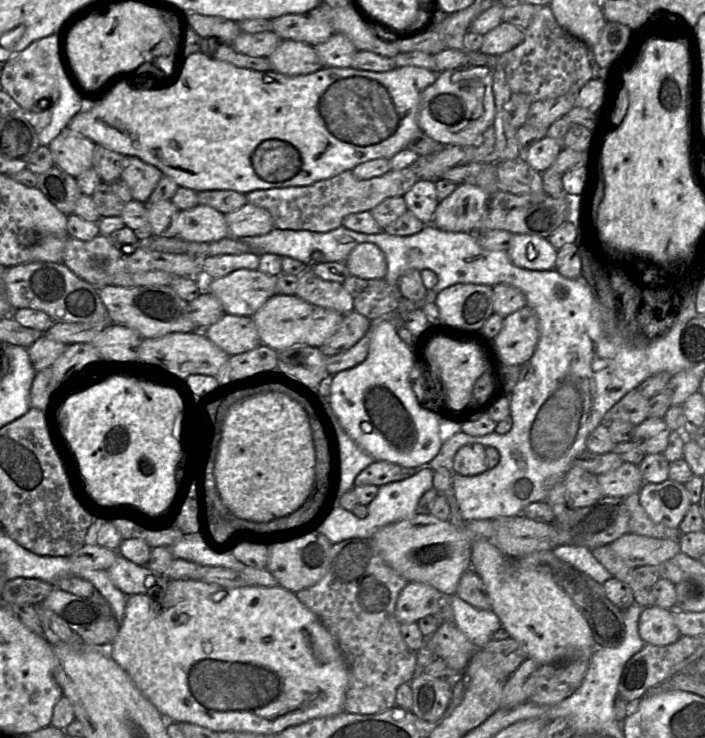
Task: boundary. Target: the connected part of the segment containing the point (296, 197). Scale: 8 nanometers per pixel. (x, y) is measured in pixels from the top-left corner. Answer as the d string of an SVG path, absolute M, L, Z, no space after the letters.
M437 153L418 156L410 166L404 169L390 170L383 175L370 179L358 179L352 174L351 170L346 170L336 176L307 186L253 190L246 193L246 198L249 203L267 209L277 229L328 232L341 226L343 219L349 214L370 211L386 198L403 196L419 180L421 168L431 163Z

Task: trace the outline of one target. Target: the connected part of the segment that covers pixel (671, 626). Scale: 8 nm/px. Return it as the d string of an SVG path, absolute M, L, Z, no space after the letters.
M658 606L645 607L639 617L639 635L645 644L666 646L676 642L681 634L673 610Z

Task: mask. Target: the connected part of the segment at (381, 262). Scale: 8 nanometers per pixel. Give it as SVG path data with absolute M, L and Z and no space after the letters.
M361 243L355 246L345 264L350 275L364 279L384 279L387 262L382 250L374 243Z

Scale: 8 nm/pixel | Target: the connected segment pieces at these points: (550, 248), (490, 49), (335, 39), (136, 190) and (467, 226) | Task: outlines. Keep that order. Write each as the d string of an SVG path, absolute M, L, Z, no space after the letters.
M514 234L507 249L512 263L529 270L551 270L555 268L557 249L547 238Z
M502 22L483 35L480 51L485 54L500 55L519 45L524 38L523 29L512 23Z
M335 33L327 41L313 46L323 67L351 67L353 57L358 51L350 39Z
M127 156L127 166L121 178L129 185L133 198L146 203L162 176L162 171L156 166L136 156Z
M463 183L463 184L459 184L457 185L456 189L446 198L444 198L443 200L440 200L437 208L435 210L433 219L432 219L432 224L437 227L440 230L444 230L444 231L451 231L451 232L479 232L479 231L489 231L489 230L483 230L483 223L486 220L487 217L487 209L488 209L488 201L489 201L490 196L480 187L472 185L472 184L467 184L467 183Z

